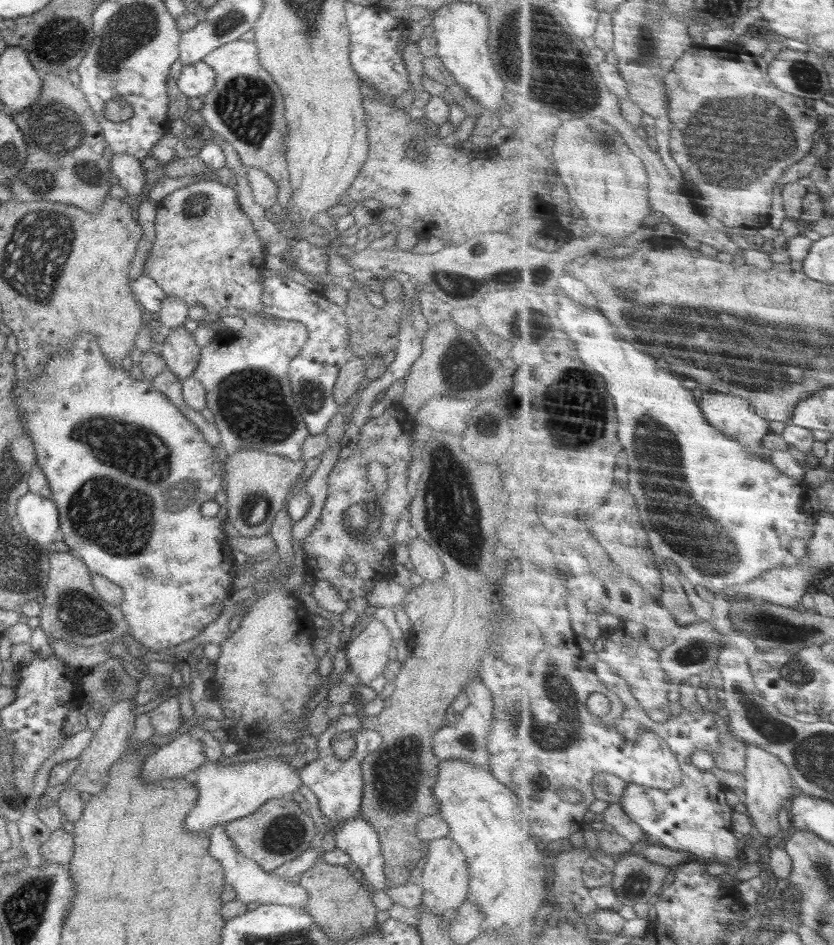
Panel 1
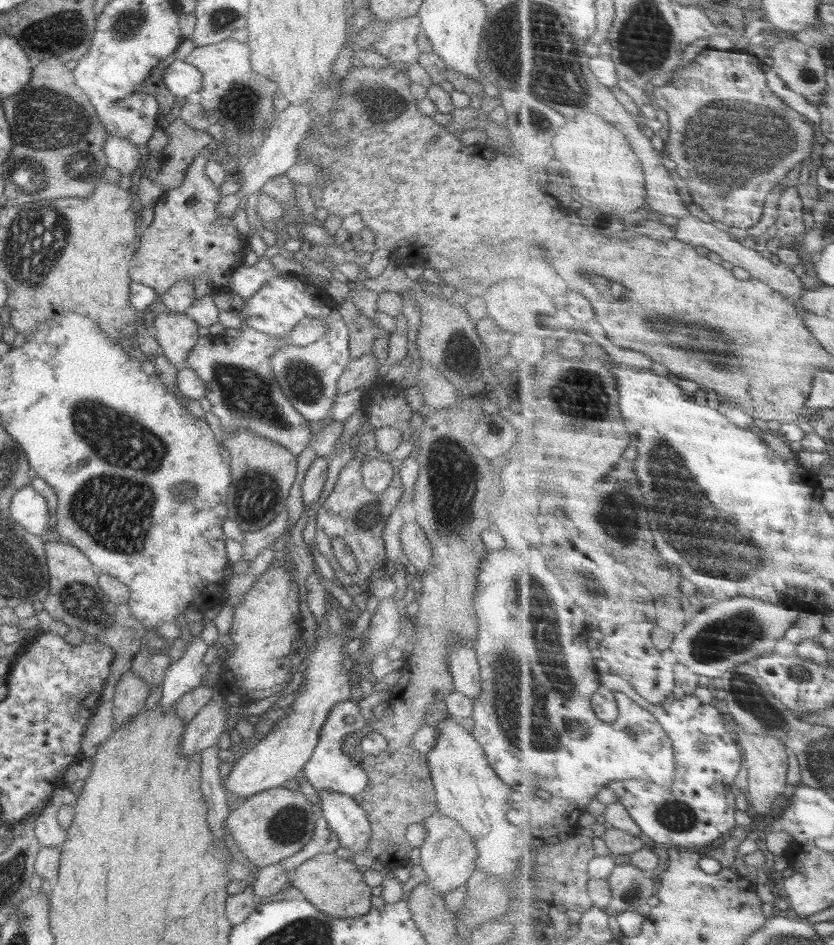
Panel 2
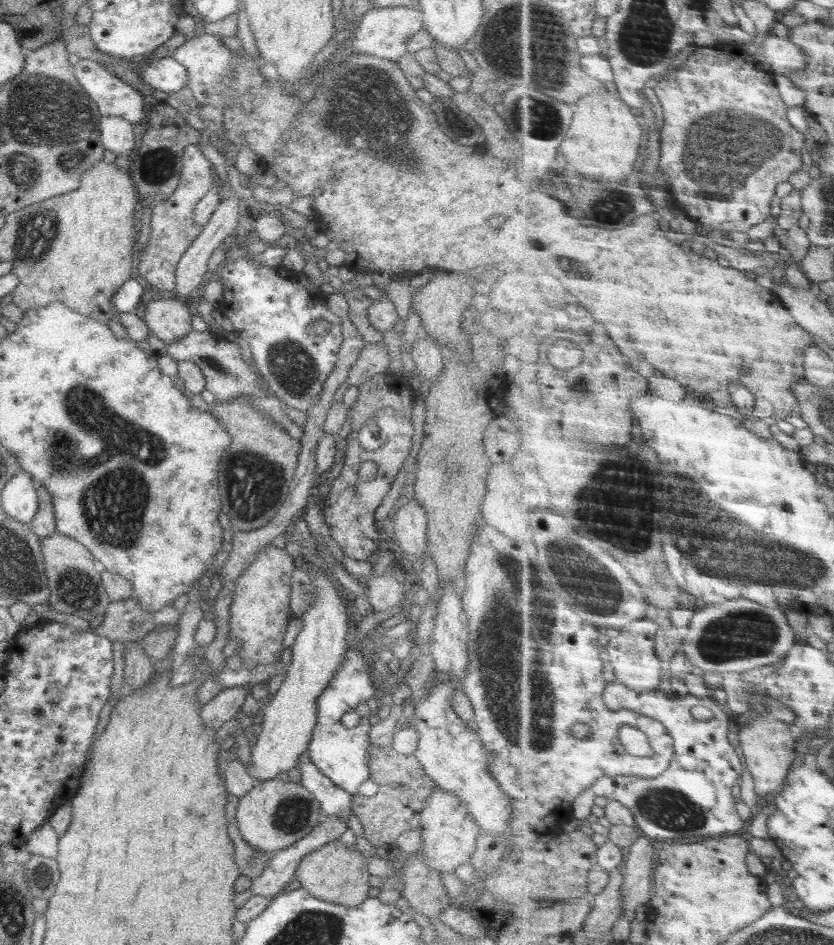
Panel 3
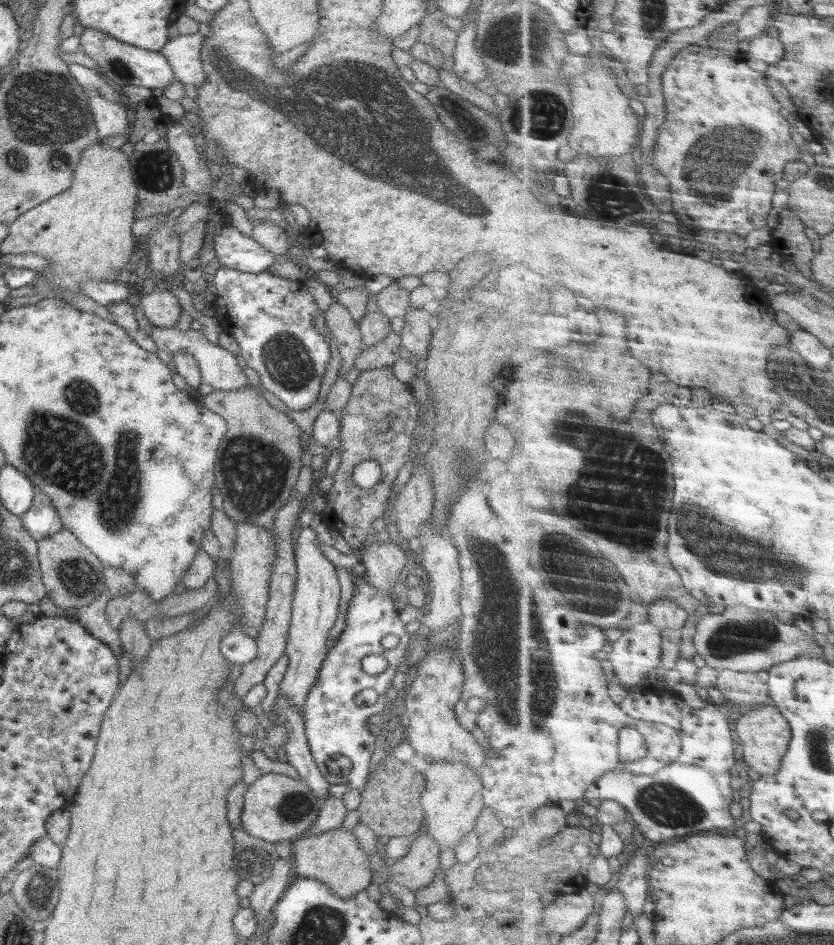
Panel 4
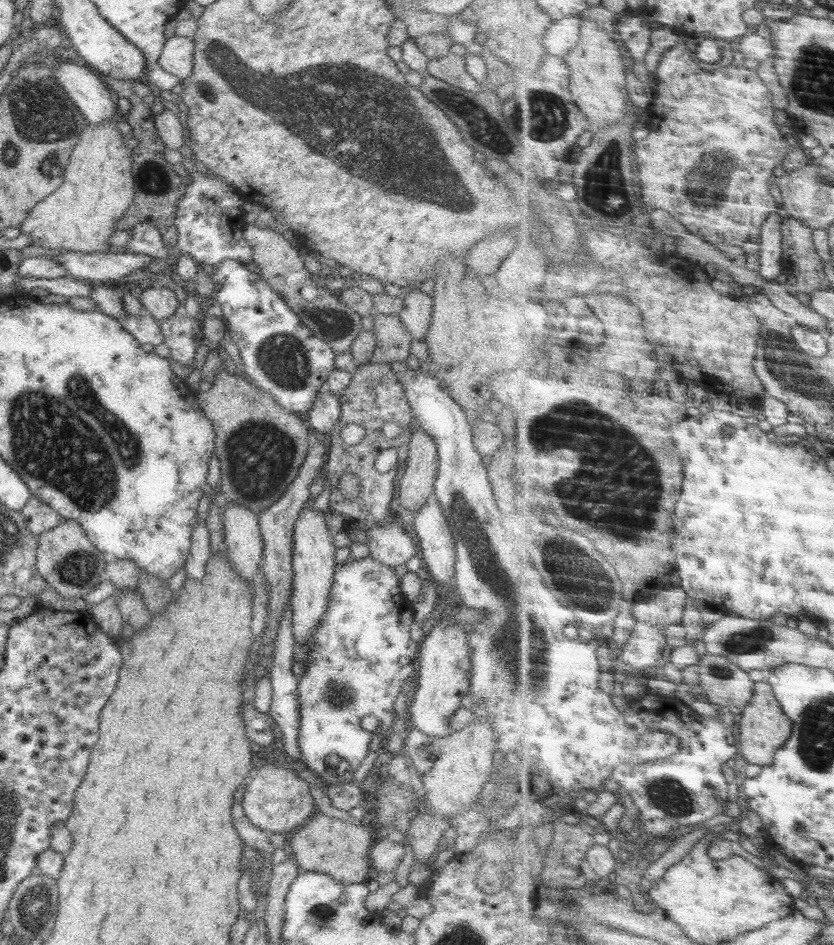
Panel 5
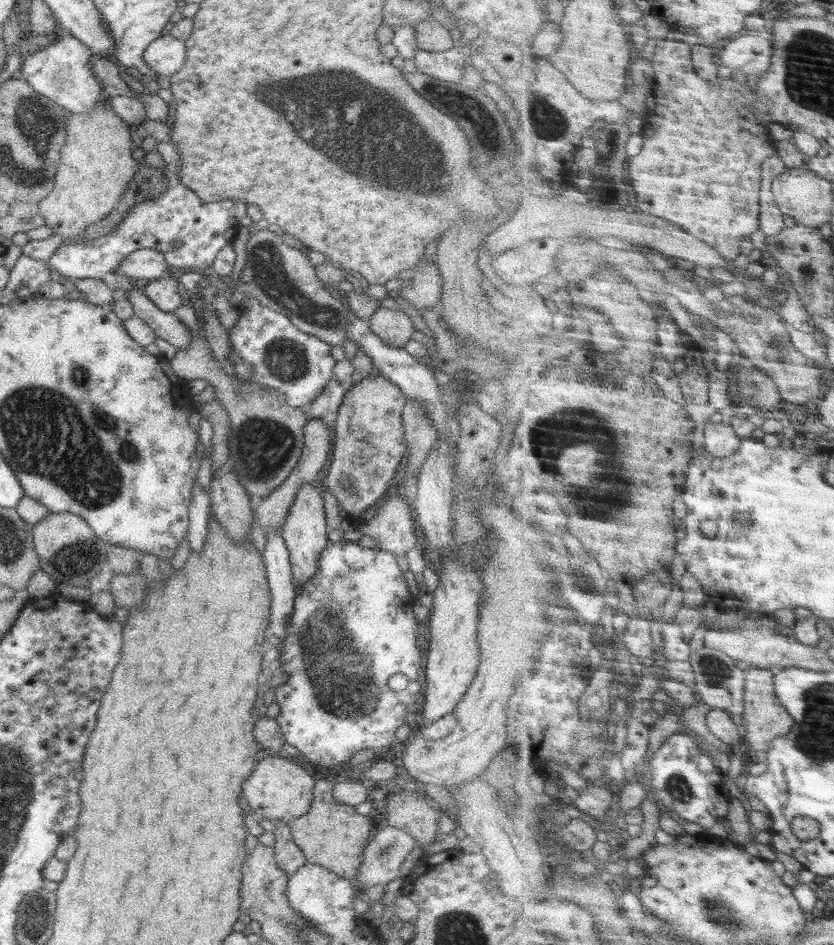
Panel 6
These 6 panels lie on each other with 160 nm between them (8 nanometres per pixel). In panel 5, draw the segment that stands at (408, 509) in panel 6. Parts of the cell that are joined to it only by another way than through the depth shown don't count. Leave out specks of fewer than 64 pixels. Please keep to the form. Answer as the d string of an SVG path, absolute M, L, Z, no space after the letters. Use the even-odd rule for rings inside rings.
M399 519L382 523L367 529L369 556L392 567L406 564L412 556L417 555L417 548L410 538L410 531L404 529Z

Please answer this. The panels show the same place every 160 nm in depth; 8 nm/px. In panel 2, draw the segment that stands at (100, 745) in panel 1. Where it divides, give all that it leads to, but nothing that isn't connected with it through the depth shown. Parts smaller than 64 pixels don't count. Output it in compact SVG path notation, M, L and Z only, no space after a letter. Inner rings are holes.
M132 669L122 674L116 685L113 696L113 728L124 725L145 706L150 690L140 676L136 676Z

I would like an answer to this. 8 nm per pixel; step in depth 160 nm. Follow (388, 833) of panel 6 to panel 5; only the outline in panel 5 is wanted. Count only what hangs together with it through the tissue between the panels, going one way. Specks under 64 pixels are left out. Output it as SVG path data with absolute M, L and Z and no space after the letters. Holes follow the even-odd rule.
M388 838L374 841L369 850L369 860L373 869L372 877L382 878L394 872L402 862L405 845L389 840Z

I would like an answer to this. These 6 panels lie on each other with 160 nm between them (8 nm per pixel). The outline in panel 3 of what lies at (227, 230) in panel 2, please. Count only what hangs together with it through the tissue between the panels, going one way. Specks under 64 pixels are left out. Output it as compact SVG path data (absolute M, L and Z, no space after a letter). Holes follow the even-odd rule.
M192 144L184 148L183 167L180 182L174 194L167 202L158 203L152 207L150 238L145 248L140 252L140 264L138 272L140 276L162 292L172 291L175 288L175 277L177 266L188 250L192 241L202 232L203 226L193 220L193 210L206 193L212 189L216 180L213 165L206 160L198 146Z

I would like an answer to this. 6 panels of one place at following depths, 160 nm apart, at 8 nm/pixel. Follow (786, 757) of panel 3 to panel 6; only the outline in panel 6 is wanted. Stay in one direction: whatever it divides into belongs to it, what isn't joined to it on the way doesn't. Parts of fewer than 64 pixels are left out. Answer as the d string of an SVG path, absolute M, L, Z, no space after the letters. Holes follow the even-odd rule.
M753 667L747 672L744 711L747 726L744 747L747 752L754 753L758 759L764 759L765 753L773 747L778 738L788 736L797 724L797 719L782 704L781 698L777 695L775 676L772 670L766 668Z

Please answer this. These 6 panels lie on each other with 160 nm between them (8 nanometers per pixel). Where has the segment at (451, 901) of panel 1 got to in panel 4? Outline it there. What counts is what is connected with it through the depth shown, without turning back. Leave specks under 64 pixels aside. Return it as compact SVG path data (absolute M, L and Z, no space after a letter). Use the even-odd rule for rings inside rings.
M427 761L428 769L423 777L426 788L420 802L428 818L428 832L442 848L454 850L458 840L476 826L476 818L484 806L481 778L466 764L458 761Z

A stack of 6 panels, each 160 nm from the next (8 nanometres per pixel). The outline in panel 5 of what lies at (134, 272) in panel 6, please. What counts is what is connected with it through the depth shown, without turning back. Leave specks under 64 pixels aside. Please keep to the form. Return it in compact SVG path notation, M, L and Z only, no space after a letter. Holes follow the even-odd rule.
M68 252L68 254L50 256L50 258L56 264L62 265L70 277L91 283L95 281L109 285L117 283L117 287L121 278L152 263L152 257L138 253L82 254L82 252Z

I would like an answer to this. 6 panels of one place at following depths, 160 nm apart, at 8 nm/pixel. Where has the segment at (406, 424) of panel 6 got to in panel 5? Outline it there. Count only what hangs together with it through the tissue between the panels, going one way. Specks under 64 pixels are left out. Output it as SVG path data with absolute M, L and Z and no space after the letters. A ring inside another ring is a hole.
M416 424L412 426L412 432L409 436L409 453L406 459L405 475L400 478L400 485L396 490L396 497L400 500L400 509L408 508L415 512L426 504L433 497L433 490L437 468L439 465L437 457L437 446L432 437L425 431L420 429Z

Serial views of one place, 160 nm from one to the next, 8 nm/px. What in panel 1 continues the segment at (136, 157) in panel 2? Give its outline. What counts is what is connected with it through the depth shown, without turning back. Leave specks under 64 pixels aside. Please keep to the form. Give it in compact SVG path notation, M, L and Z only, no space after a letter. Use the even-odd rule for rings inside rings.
M113 154L109 165L113 177L118 178L119 185L126 190L127 200L138 202L146 186L145 171L141 162L128 154Z

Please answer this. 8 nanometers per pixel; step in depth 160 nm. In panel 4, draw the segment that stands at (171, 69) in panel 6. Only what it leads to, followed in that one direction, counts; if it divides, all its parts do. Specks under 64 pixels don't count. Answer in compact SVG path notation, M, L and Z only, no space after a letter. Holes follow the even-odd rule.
M199 32L193 35L178 35L169 39L160 50L177 80L183 84L201 87L206 80L201 61L203 40L204 36Z

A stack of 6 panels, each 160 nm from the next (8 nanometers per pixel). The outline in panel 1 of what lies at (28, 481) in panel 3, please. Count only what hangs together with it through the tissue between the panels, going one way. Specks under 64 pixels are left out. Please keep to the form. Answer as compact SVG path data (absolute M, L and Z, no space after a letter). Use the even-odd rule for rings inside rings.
M28 491L20 497L16 514L26 536L38 544L50 544L62 536L58 509L51 498Z

